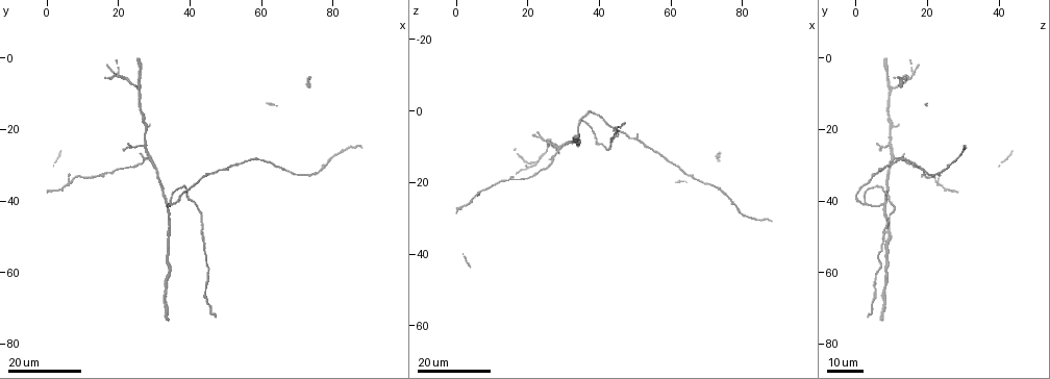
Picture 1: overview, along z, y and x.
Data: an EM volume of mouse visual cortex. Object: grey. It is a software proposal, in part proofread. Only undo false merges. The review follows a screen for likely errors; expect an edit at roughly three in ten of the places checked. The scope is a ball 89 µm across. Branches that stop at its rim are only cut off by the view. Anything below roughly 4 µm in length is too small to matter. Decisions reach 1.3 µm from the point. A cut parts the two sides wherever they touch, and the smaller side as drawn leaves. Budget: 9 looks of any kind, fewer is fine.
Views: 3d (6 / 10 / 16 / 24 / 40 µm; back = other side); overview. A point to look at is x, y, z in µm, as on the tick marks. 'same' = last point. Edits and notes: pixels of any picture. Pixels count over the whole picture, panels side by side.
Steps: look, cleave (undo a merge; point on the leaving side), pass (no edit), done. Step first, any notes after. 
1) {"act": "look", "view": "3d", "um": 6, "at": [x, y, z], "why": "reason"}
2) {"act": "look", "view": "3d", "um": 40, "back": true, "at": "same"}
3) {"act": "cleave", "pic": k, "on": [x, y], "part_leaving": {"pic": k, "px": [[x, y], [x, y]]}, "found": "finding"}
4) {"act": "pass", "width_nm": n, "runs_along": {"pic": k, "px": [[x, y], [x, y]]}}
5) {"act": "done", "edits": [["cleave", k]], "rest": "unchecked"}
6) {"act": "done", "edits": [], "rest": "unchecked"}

{"act": "look", "view": "3d", "um": 24, "at": [34.0, 40.5, 2.5], "why": "a fork"}

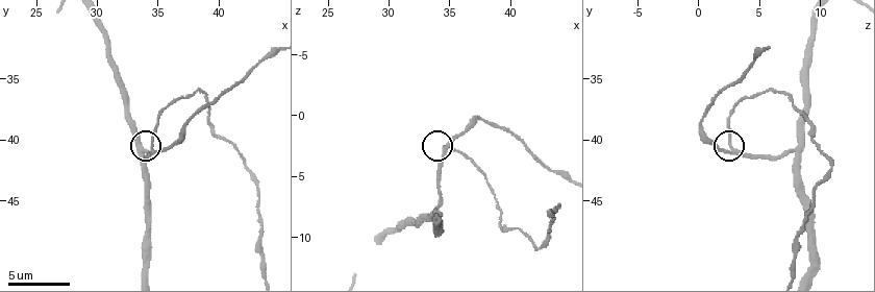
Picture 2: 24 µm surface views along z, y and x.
{"act": "look", "view": "3d", "um": 6, "at": [34.4, 40.6, 2.8]}

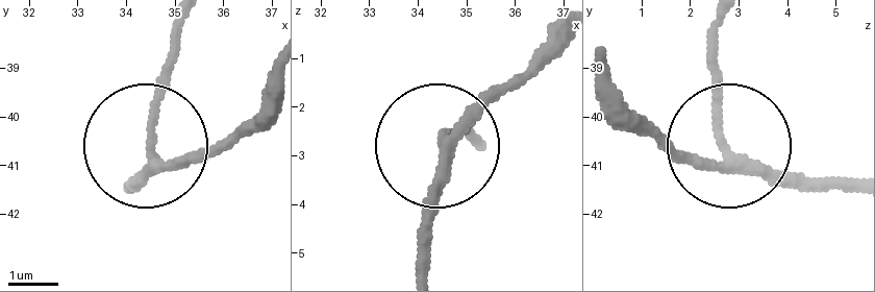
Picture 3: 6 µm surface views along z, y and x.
{"act": "pass", "width_nm": 210, "runs_along": {"pic": 3, "px": [[854, 181], [779, 181], [729, 144], [717, 120], [717, 24]]}, "found": "all the same cell"}

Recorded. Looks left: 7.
{"act": "look", "view": "3d", "um": 16, "at": [25.5, 8.5, 10.0], "why": "looks like a crossing"}

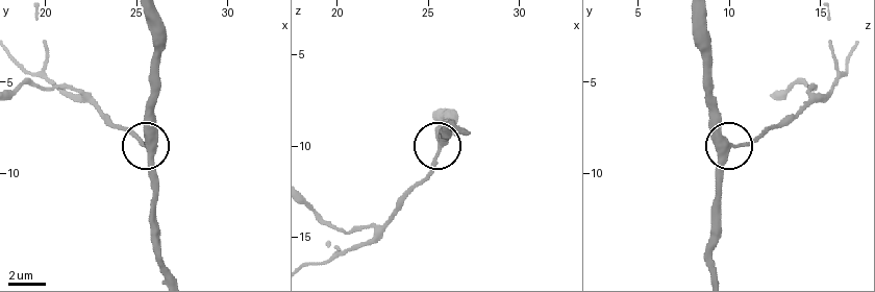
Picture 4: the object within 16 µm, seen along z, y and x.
{"act": "look", "view": "3d", "um": 10, "at": [25.7, 8.4, 10.0], "why": "closer look"}

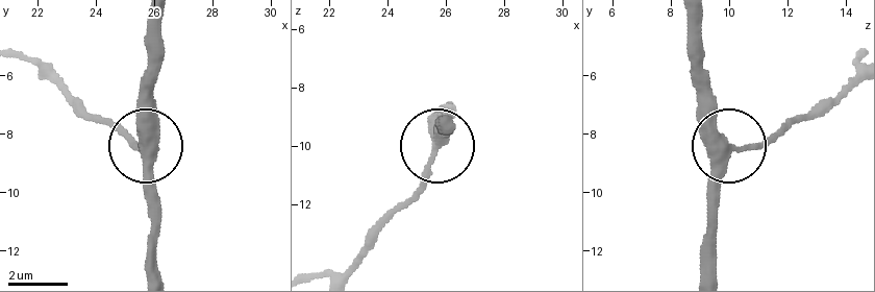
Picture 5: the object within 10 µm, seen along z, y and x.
{"act": "pass", "arms": 4, "found": "one cell here"}

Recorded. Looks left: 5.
{"act": "look", "view": "3d", "um": 24, "at": [22.0, 6.0, 14.5], "why": "branch point"}

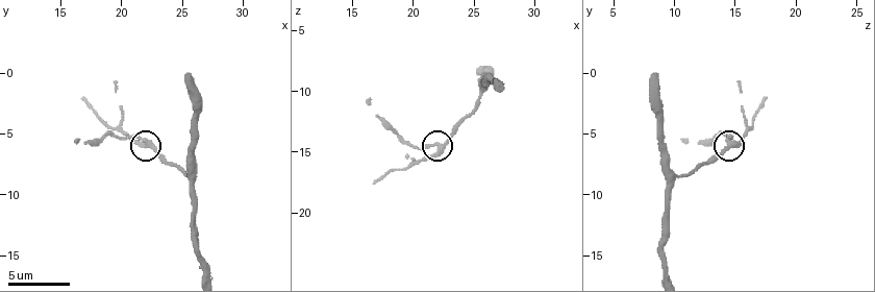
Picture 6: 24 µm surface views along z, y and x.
{"act": "look", "view": "3d", "um": 10, "at": [22.4, 5.8, 14.6]}

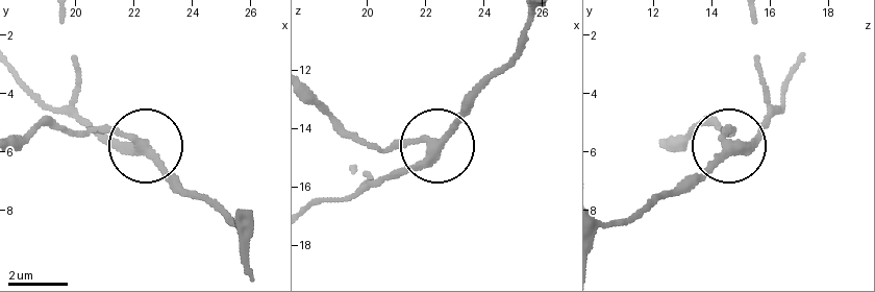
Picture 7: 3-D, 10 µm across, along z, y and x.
{"act": "pass", "arms": 3, "found": "one cell here"}

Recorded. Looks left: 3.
{"act": "look", "view": "3d", "um": 16, "at": [27.5, 25.0, 10.0], "why": "three arms meet"}

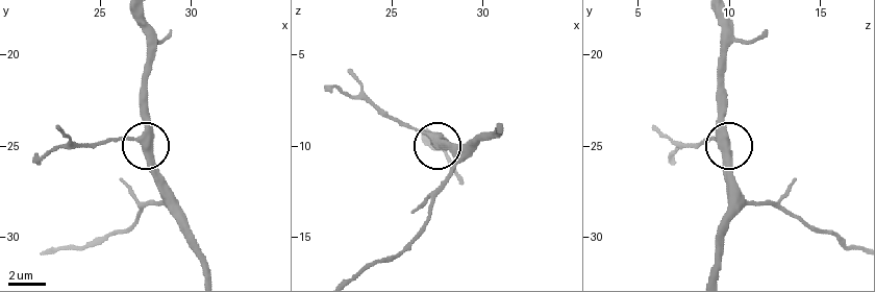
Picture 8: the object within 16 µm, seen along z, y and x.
{"act": "look", "view": "3d", "um": 6, "at": [27.2, 24.5, 9.5]}

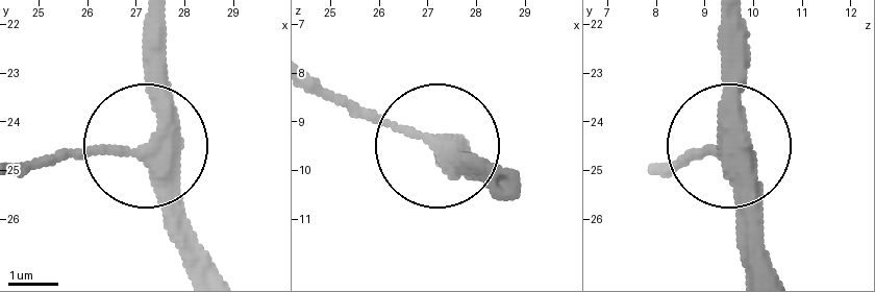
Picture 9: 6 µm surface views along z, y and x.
{"act": "pass", "width_nm": 370, "runs_along": {"pic": 9, "px": [[215, 268], [177, 180], [149, 147], [41, 155]]}, "found": "all the same cell"}

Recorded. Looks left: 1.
{"act": "done", "edits": [], "rest": "unchecked"}

